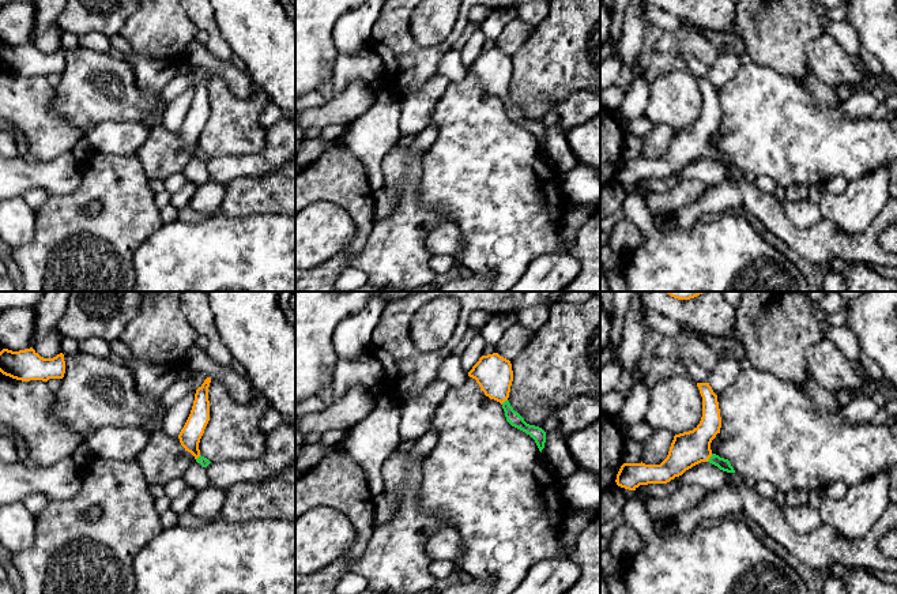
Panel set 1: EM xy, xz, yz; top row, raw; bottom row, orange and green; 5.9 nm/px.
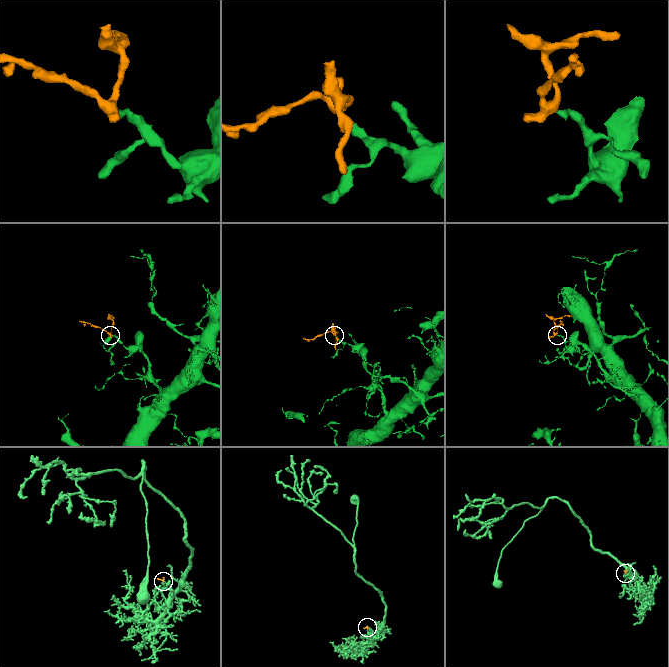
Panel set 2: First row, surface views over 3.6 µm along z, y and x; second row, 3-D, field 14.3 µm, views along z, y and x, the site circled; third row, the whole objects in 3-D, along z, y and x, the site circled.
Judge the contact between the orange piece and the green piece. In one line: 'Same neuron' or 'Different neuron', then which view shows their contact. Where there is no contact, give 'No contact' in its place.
Same neuron. Touches orange in yz

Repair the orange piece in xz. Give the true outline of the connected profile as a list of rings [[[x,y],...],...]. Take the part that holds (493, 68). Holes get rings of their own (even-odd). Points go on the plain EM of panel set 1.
[[[498,48],[482,50],[468,67],[468,71],[476,75],[486,91],[502,99],[506,116],[512,121],[529,129],[542,147],[546,138],[546,127],[539,121],[527,119],[508,95],[513,76],[510,56],[501,52]]]

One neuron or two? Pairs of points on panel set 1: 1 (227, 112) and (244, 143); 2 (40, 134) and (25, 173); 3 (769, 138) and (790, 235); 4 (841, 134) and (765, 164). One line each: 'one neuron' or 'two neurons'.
1: one neuron
2: two neurons
3: two neurons
4: one neuron

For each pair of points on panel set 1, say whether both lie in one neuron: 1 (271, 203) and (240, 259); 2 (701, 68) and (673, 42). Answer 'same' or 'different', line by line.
1: different
2: different

